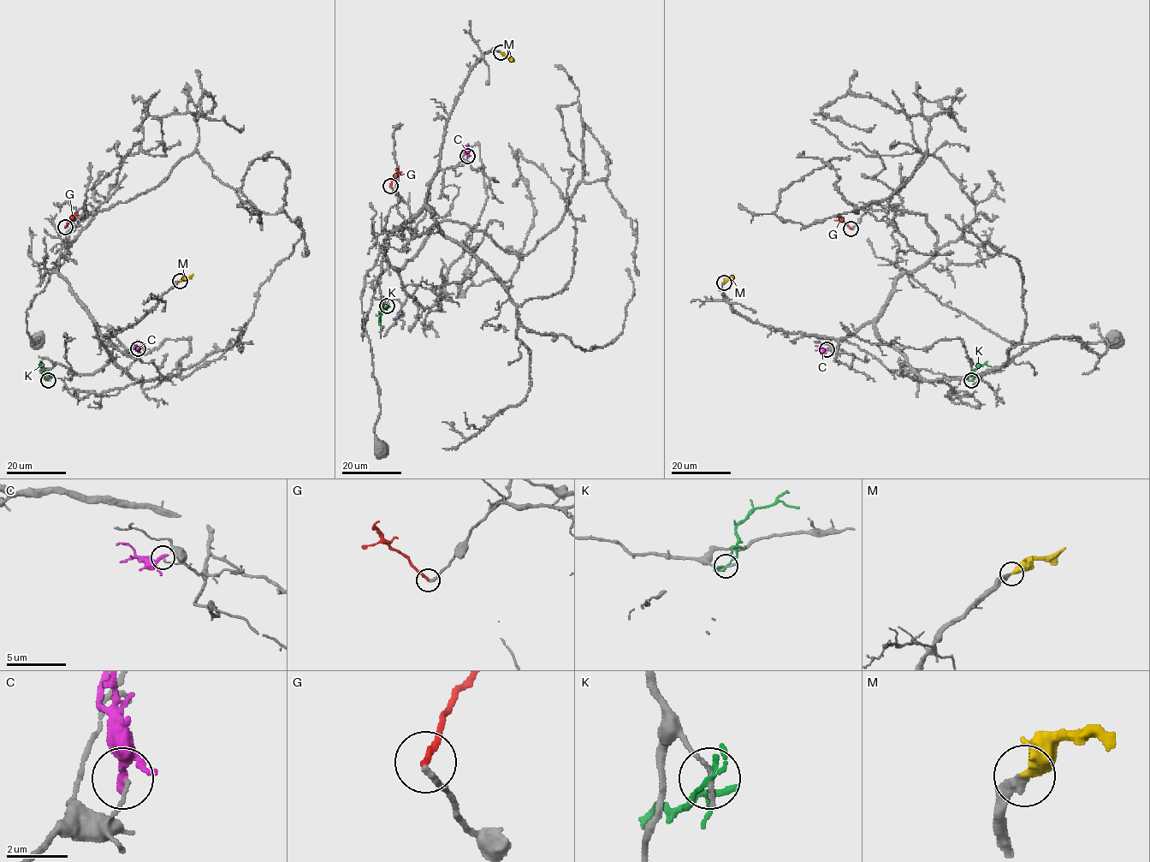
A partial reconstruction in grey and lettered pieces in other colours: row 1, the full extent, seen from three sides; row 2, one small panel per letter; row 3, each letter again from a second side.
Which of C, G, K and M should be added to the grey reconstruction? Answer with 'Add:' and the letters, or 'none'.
Add: M

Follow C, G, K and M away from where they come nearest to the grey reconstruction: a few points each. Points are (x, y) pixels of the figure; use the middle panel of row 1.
C: (467, 156), (465, 145)
G: (390, 185), (400, 173)
K: (387, 306), (382, 308), (380, 324)
M: (501, 52), (514, 62)

